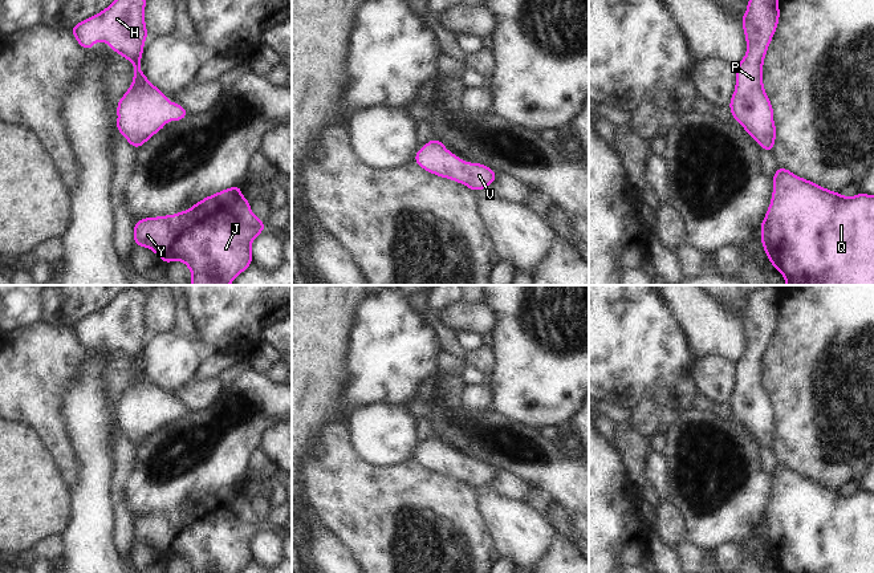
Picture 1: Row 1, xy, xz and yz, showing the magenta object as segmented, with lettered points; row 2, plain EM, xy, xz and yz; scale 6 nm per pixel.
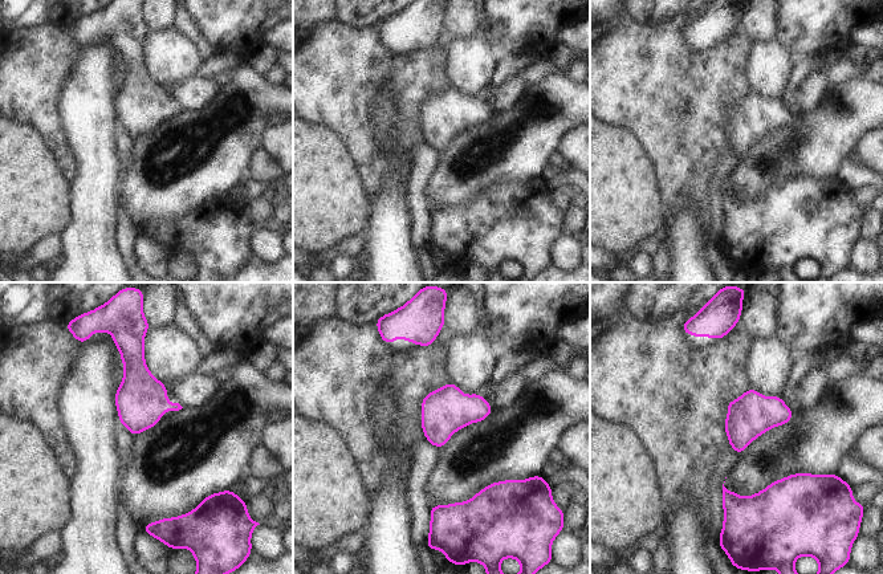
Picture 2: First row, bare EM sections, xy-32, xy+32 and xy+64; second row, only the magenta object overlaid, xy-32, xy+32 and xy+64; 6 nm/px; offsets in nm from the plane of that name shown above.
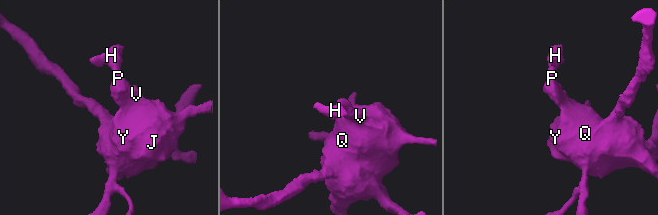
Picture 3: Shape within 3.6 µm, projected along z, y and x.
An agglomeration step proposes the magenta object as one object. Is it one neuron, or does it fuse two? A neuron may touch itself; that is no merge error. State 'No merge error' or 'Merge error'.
No merge error.

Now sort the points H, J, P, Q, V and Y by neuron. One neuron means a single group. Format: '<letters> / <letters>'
H J P Q V Y

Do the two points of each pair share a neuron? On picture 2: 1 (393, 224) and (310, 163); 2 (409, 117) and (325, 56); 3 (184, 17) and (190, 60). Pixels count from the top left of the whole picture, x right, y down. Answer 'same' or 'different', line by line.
1: different
2: same
3: different

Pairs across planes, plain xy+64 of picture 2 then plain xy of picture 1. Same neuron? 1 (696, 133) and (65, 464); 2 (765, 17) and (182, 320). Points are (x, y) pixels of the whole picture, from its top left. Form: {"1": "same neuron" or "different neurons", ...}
{"1": "same neuron", "2": "different neurons"}

